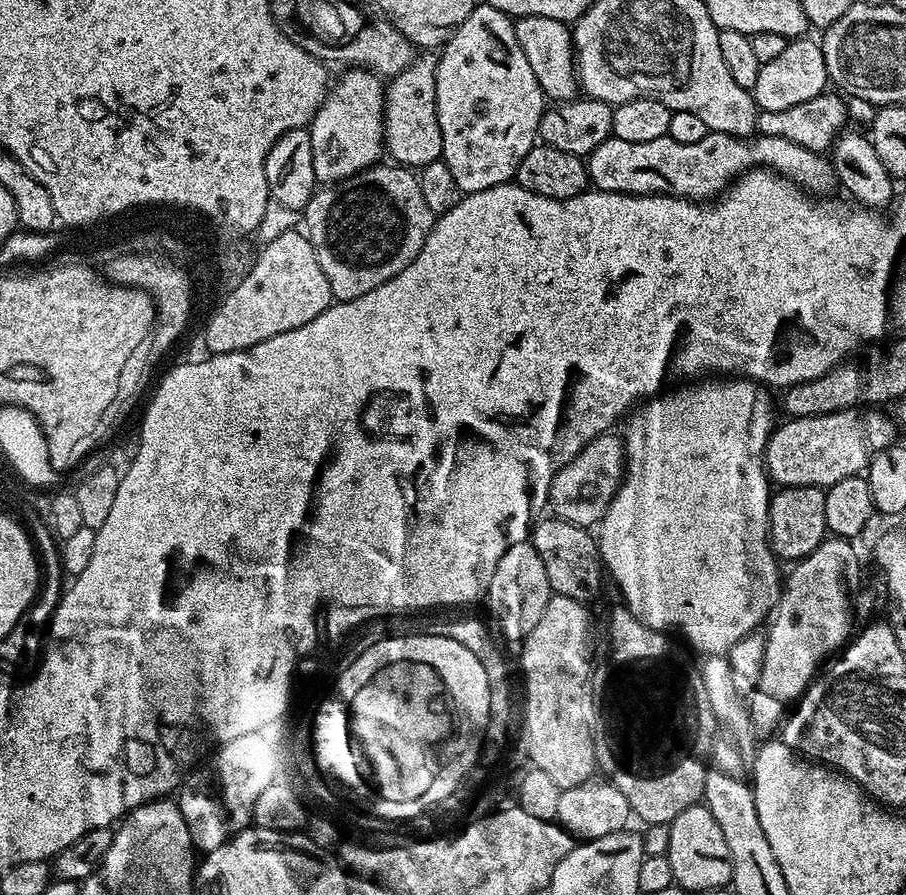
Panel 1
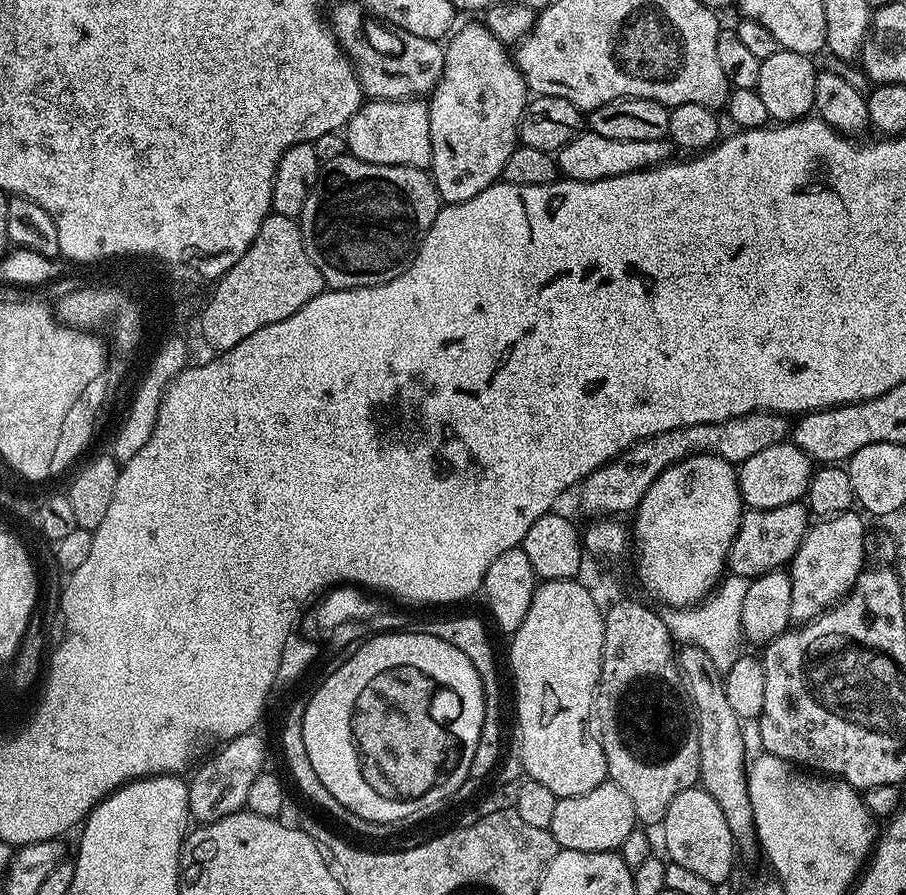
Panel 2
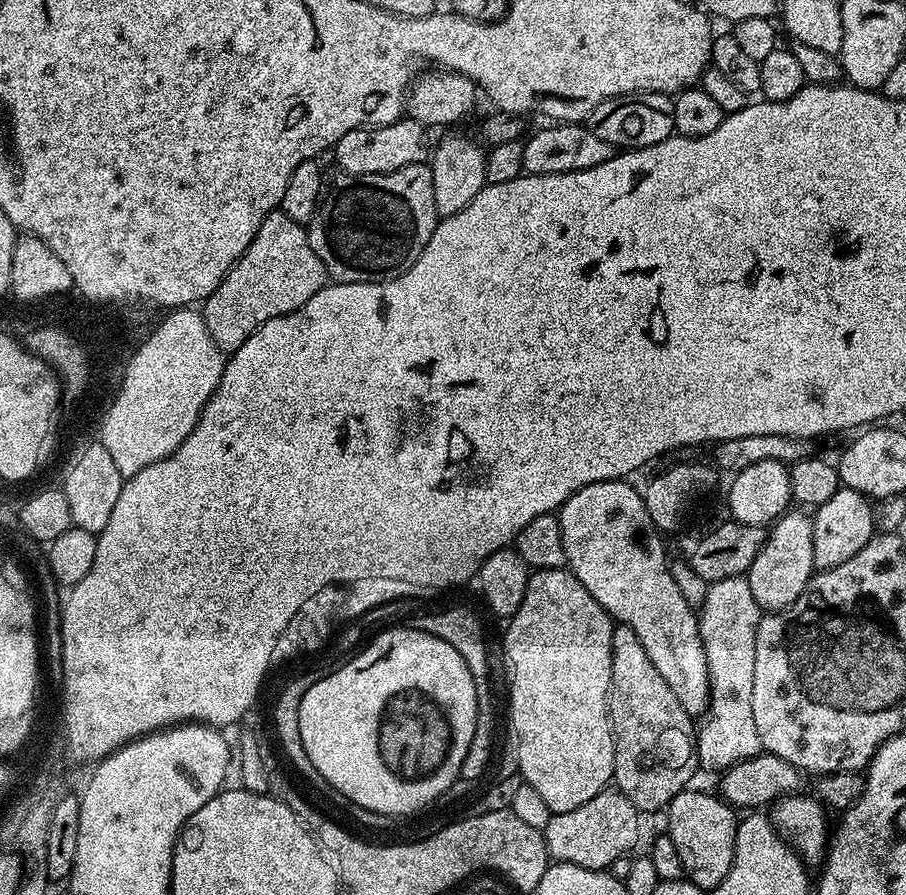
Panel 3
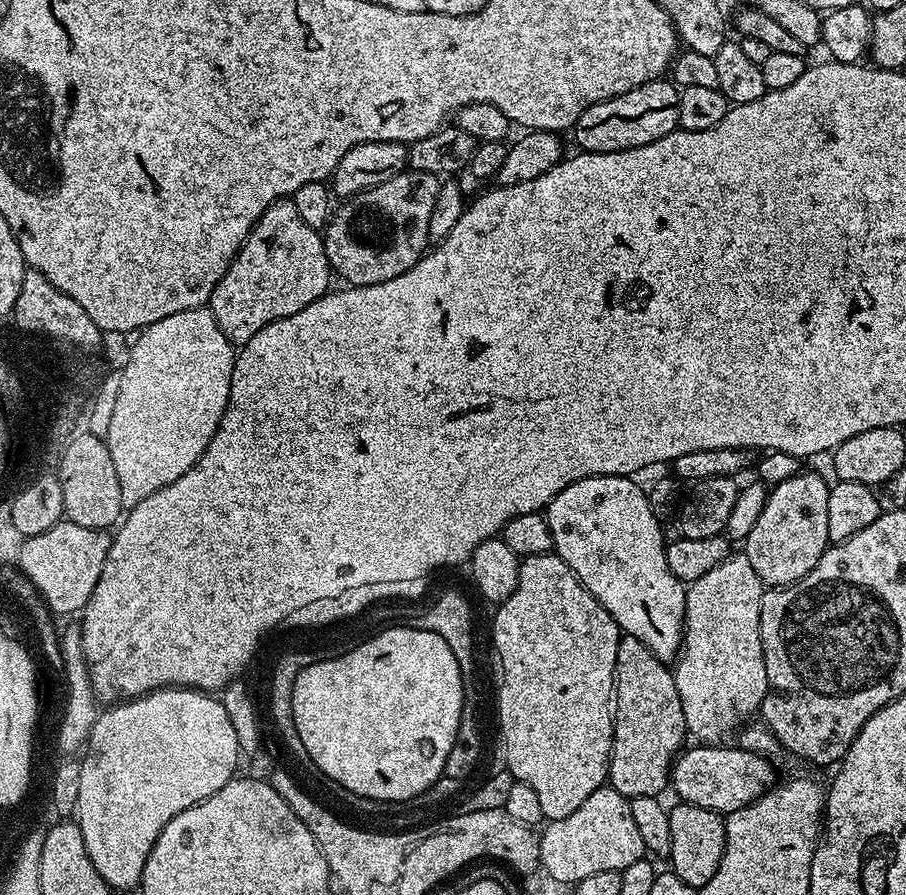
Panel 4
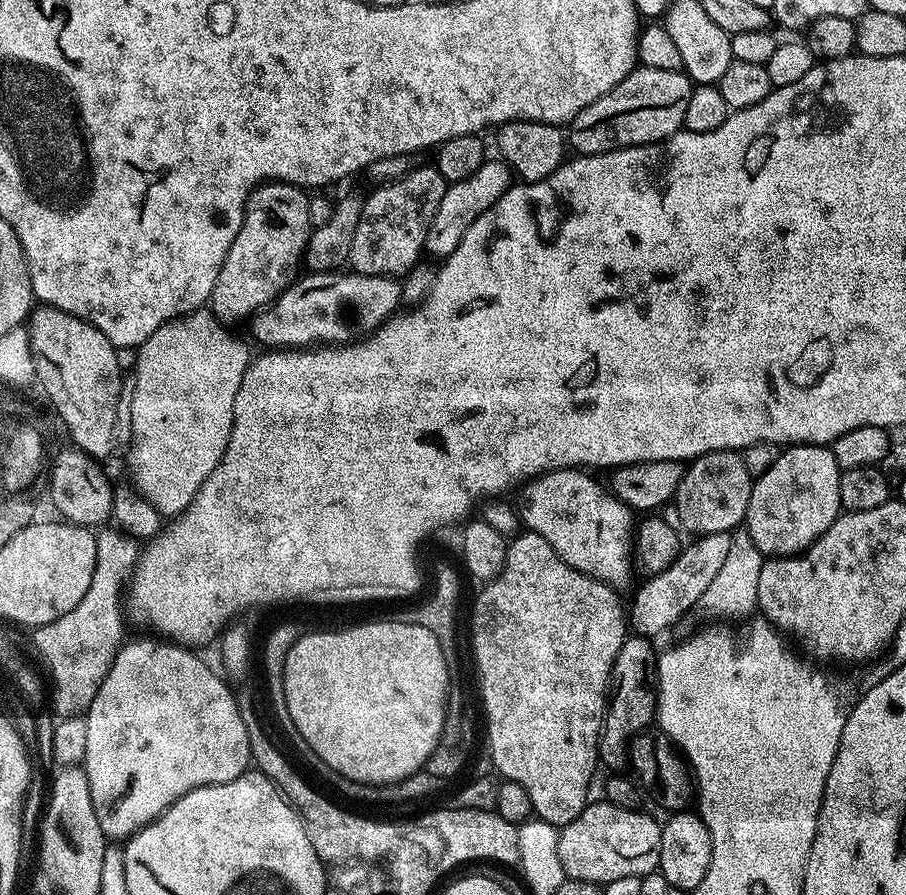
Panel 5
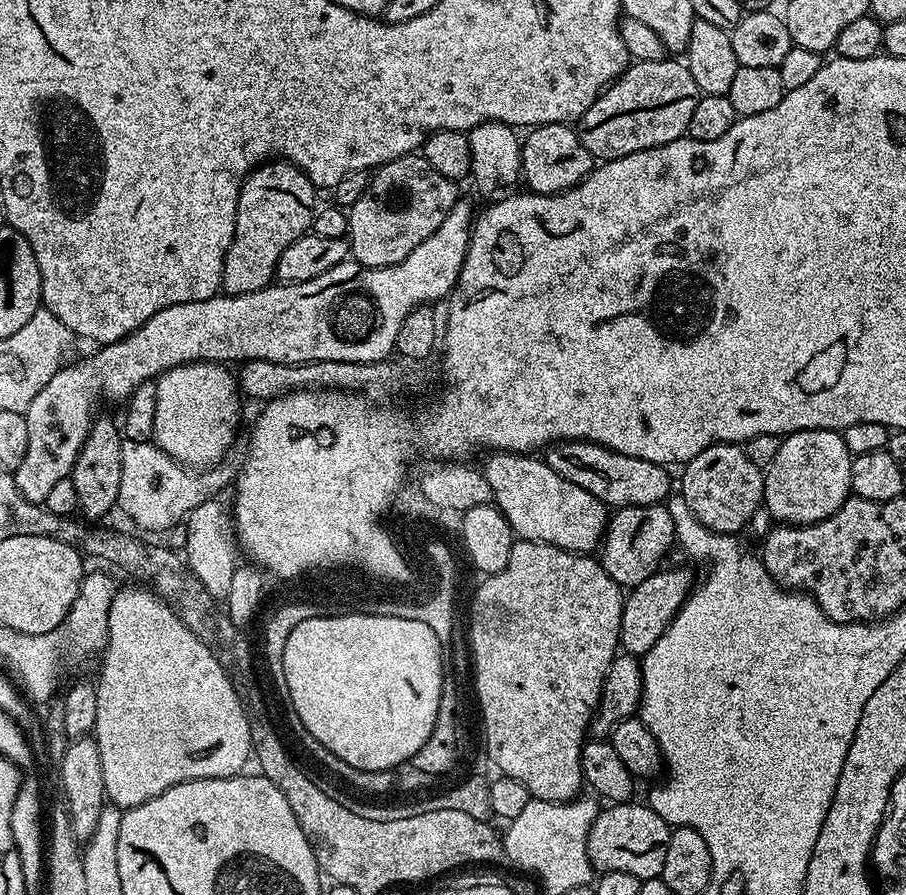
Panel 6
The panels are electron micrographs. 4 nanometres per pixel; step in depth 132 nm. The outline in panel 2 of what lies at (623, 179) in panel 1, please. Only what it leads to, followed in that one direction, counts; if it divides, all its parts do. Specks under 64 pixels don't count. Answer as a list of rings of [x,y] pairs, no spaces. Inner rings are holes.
[[[591,130],[581,131],[571,142],[555,153],[556,166],[561,177],[570,180],[601,180],[618,174],[630,174],[643,168],[665,163],[673,155],[673,145],[662,140],[615,140],[602,138]]]

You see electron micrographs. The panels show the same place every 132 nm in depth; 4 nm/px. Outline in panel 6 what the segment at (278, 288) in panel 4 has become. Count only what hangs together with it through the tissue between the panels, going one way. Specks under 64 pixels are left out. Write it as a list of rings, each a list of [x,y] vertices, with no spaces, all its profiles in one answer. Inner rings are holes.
[[[287,162],[262,164],[244,179],[238,198],[234,238],[230,250],[224,255],[222,288],[227,295],[237,296],[247,292],[257,292],[273,283],[282,250],[286,250],[286,246],[290,246],[312,227],[312,217],[317,207],[316,195],[318,195],[318,189],[310,182],[310,178],[306,178],[304,171]]]

